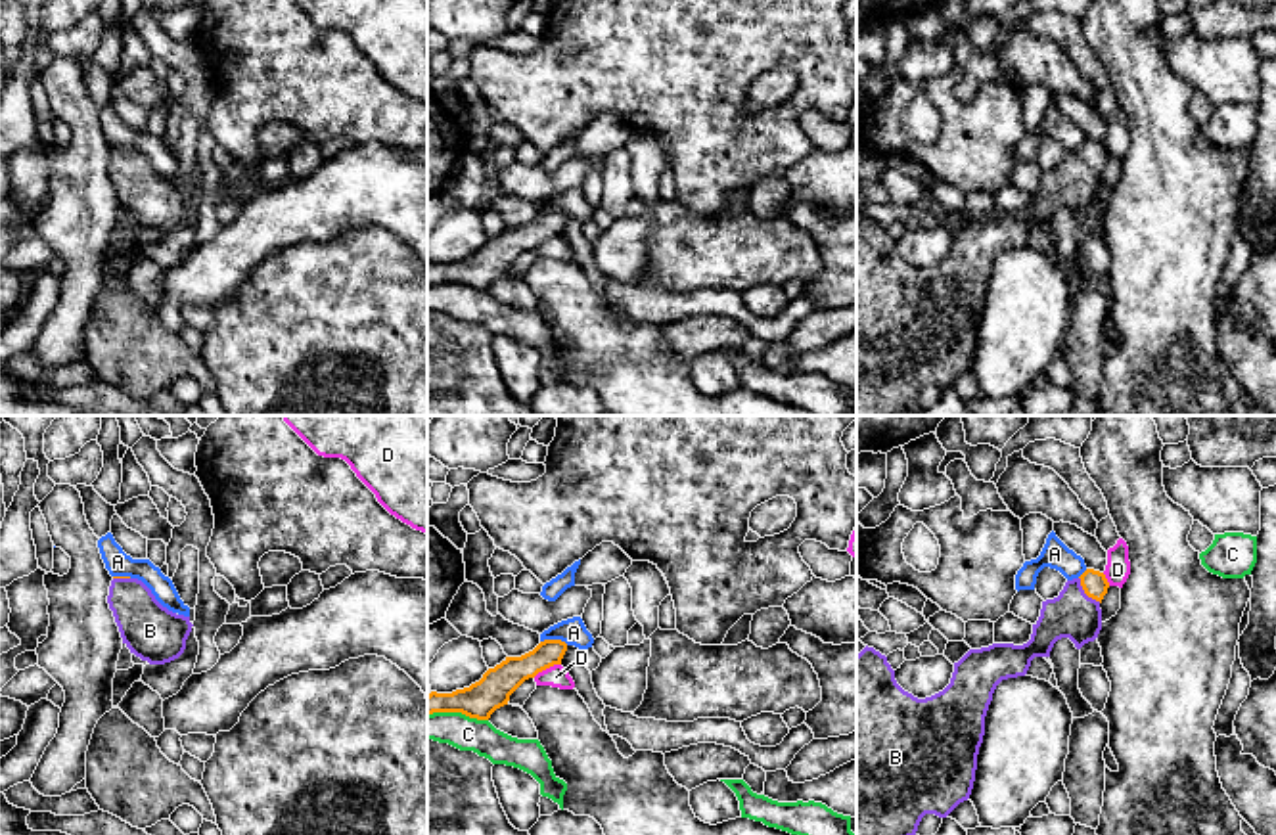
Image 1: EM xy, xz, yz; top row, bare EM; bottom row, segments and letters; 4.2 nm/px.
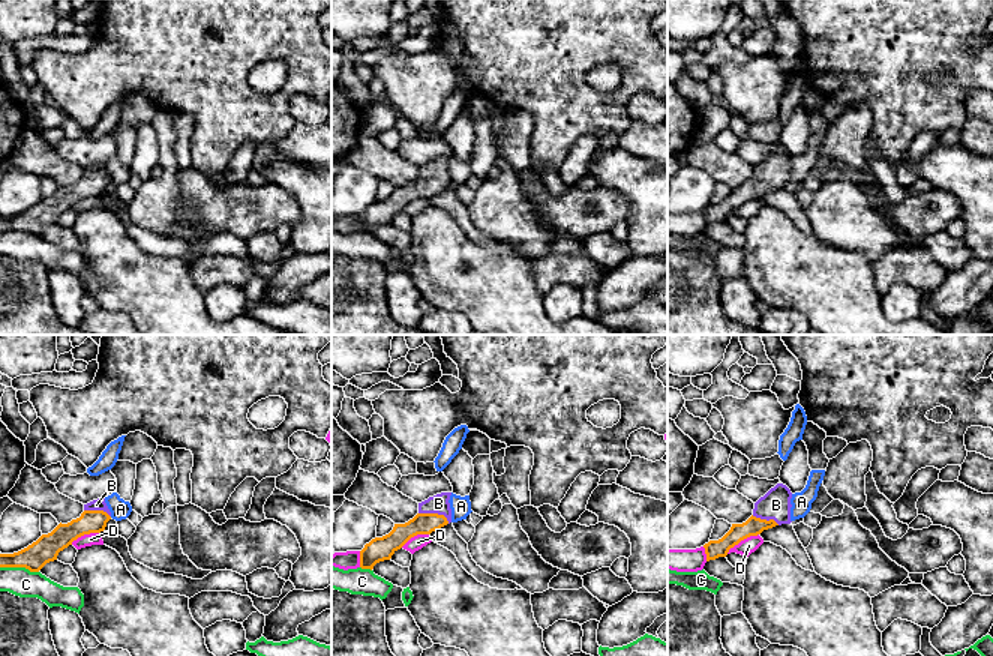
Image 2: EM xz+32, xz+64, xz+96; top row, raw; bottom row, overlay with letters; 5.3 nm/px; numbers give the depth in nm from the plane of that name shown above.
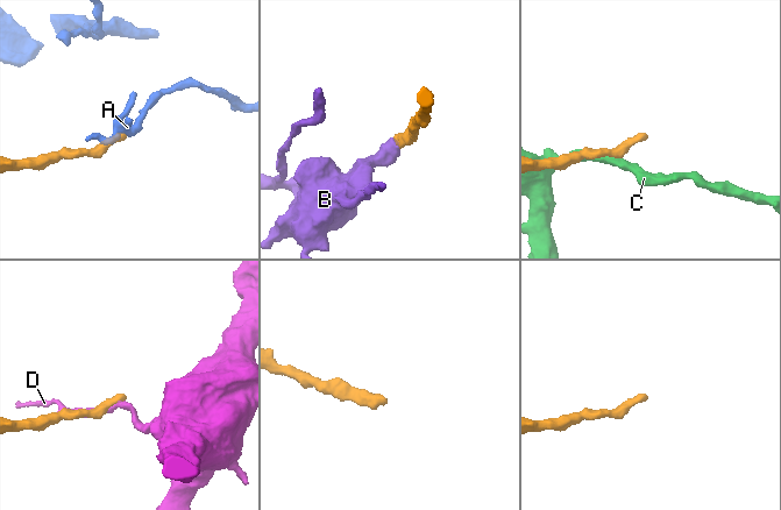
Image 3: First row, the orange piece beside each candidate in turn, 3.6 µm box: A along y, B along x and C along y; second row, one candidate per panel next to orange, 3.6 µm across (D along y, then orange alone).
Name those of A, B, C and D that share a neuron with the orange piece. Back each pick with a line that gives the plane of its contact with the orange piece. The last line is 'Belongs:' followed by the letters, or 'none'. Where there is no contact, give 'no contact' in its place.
B: meets orange in yz
Belongs: B

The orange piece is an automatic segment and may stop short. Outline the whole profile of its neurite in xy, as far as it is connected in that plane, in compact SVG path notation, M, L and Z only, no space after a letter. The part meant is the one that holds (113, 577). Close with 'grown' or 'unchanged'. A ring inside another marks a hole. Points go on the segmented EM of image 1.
M113 576L107 596L123 643L149 665L178 659L192 632L190 617L163 607L138 578Z; grown

